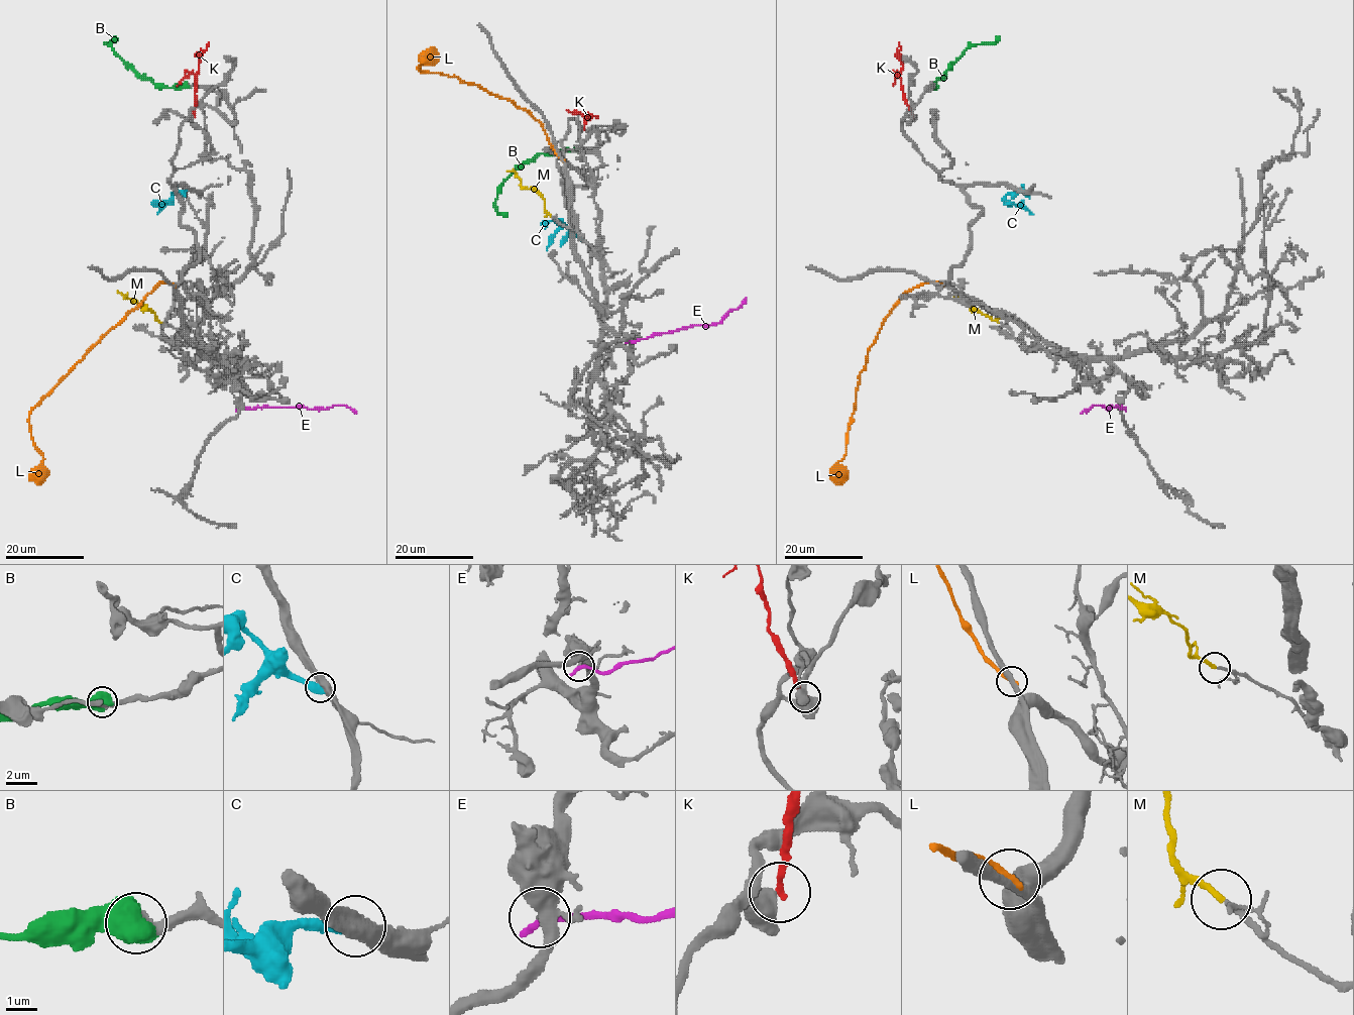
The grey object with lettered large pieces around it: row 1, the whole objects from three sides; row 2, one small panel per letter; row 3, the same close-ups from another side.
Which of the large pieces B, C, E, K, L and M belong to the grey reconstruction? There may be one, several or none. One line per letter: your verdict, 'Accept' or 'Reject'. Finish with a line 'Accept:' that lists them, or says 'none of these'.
B: Accept
C: Reject
E: Reject
K: Reject
L: Reject
M: Accept
Accept: B, M

